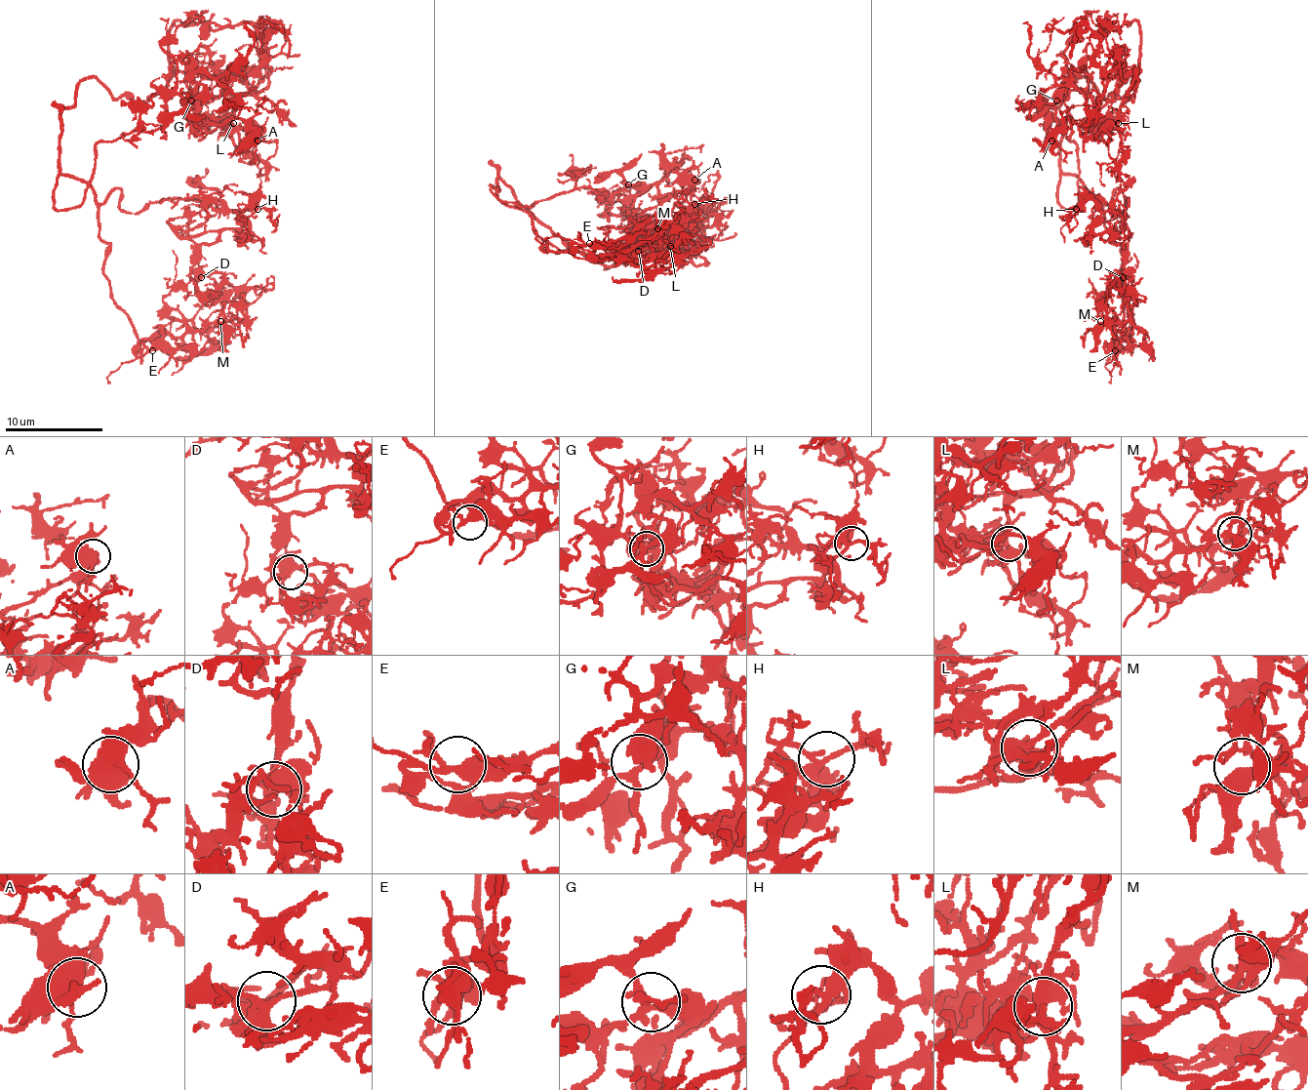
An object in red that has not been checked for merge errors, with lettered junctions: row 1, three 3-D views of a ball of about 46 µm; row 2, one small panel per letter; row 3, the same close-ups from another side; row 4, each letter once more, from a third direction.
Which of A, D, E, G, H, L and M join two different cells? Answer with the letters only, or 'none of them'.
none of them

